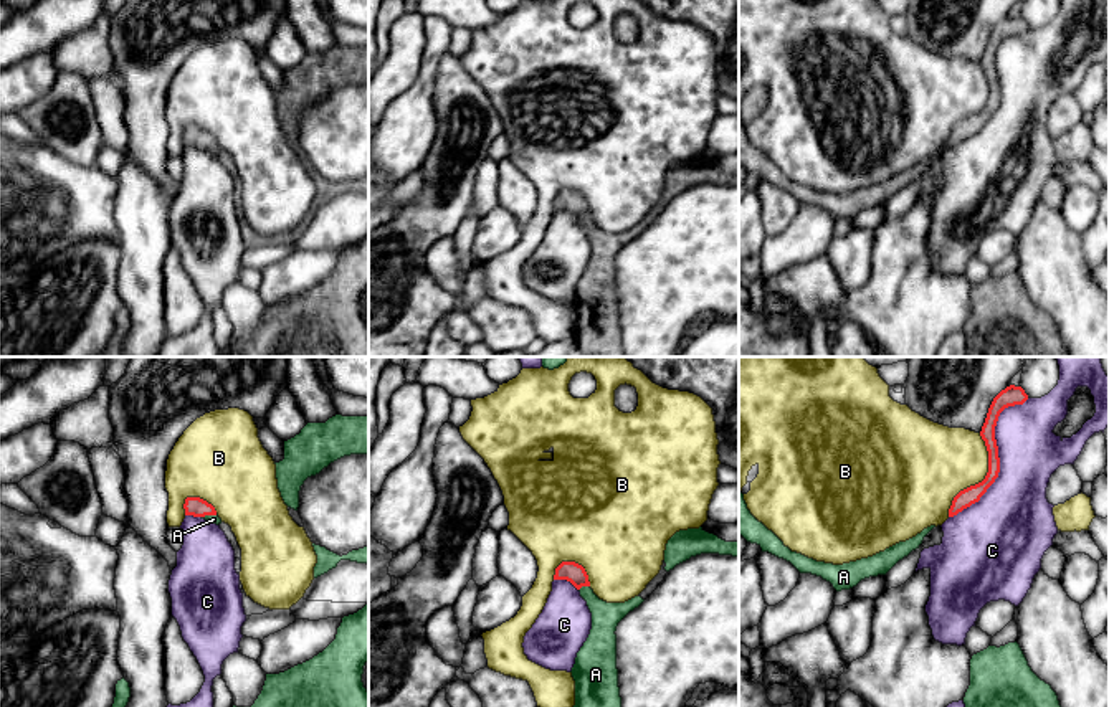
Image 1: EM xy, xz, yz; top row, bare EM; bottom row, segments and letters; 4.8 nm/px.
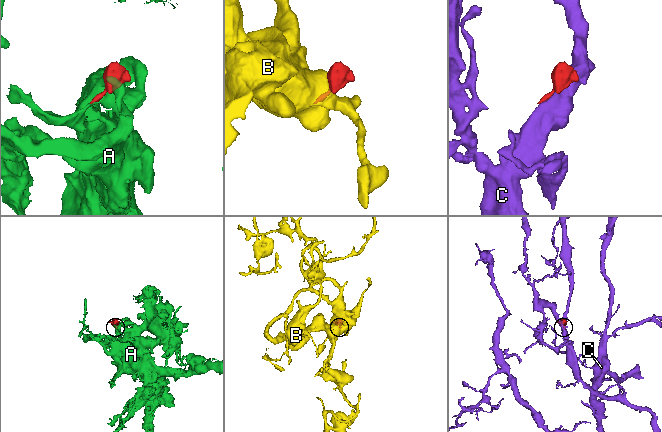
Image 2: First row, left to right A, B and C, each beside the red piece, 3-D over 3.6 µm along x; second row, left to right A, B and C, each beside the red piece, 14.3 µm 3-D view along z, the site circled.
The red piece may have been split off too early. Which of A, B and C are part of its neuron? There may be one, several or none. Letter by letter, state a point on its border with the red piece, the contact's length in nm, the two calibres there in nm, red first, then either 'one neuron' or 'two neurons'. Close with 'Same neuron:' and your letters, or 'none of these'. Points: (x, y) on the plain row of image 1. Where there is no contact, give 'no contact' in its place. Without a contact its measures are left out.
A: xz (584, 215) | 60 nm | 100/140 nm | one neuron
B: yz (984, 109) | 440 nm | 90/360 nm | two neurons
C: yz (999, 88) | 700 nm | 90/320 nm | two neurons
Same neuron: A

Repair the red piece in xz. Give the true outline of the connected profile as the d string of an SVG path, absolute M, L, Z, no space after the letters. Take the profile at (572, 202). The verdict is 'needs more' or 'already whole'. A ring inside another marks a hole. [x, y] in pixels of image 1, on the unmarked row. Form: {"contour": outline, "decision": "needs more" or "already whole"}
{"contour": "M702 157L676 162L666 173L659 203L638 226L625 233L600 230L582 195L562 192L555 198L554 210L570 211L592 243L590 264L570 301L575 311L574 340L585 357L625 357L616 299L616 256L658 218L669 200L701 183L739 187L739 172L726 172Z", "decision": "needs more"}

